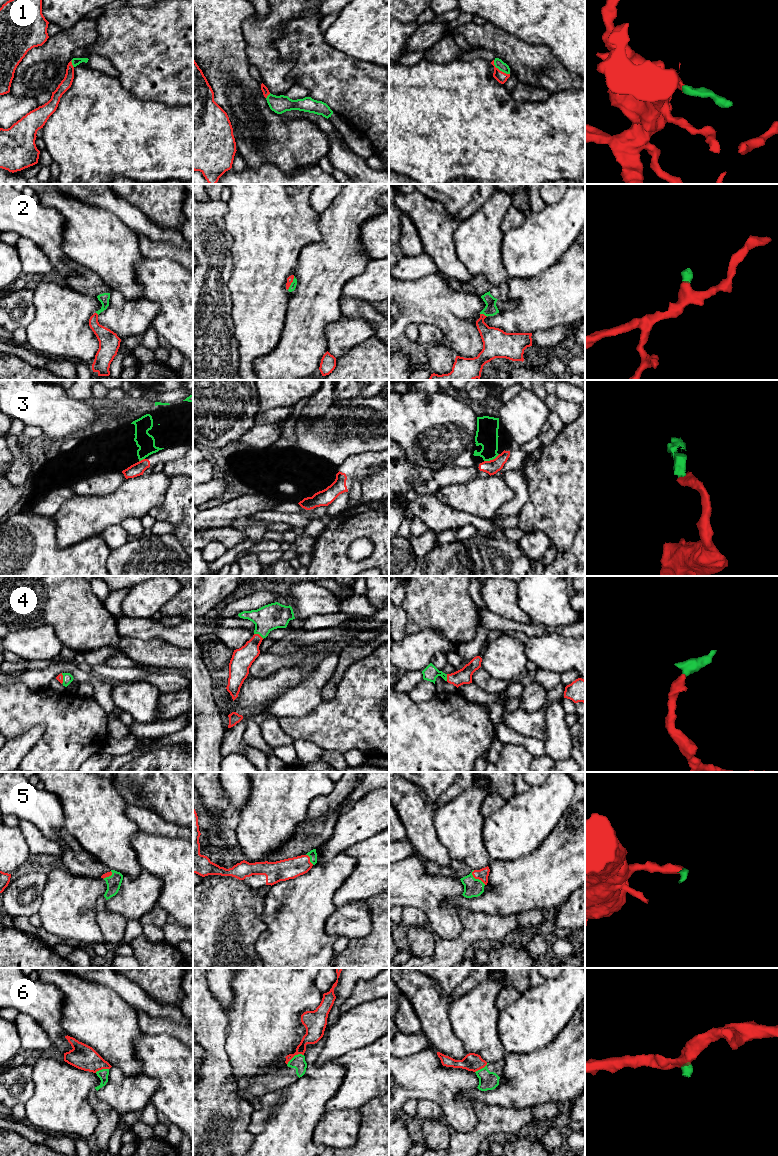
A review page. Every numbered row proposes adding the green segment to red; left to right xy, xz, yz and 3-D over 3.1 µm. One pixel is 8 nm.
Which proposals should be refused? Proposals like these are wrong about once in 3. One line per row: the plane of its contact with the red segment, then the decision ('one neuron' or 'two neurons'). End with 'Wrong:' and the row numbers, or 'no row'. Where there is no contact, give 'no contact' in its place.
1: contact in yz; one neuron
2: contact in xz; one neuron
3: contact in yz; two neurons
4: contact in xz; one neuron
5: contact in yz; one neuron
6: contact in xz; two neurons
Wrong: 3, 6

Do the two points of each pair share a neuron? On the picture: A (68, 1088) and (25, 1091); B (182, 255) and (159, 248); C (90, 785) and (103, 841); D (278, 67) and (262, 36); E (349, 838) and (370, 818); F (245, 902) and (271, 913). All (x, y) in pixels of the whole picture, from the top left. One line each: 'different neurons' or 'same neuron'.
A: different neurons
B: same neuron
C: same neuron
D: same neuron
E: same neuron
F: different neurons

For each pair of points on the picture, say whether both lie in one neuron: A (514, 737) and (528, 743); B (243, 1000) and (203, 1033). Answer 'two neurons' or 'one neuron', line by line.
A: one neuron
B: two neurons

